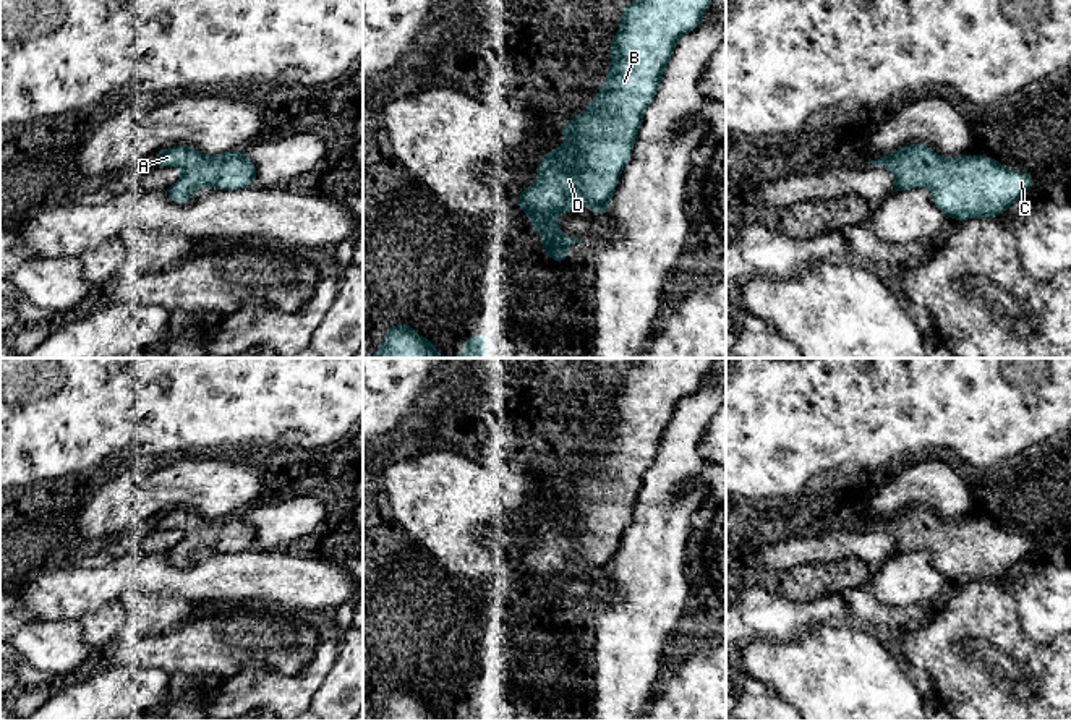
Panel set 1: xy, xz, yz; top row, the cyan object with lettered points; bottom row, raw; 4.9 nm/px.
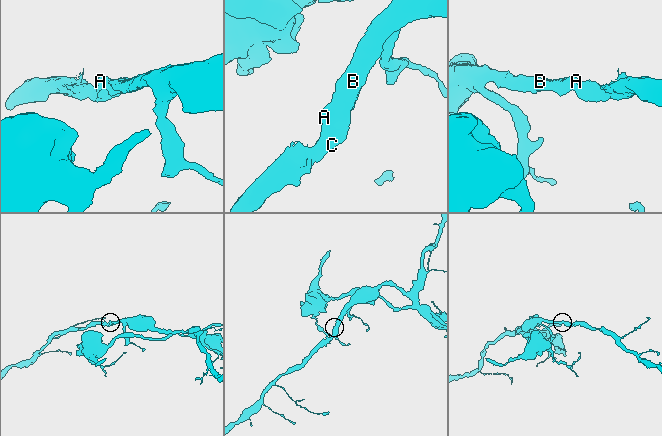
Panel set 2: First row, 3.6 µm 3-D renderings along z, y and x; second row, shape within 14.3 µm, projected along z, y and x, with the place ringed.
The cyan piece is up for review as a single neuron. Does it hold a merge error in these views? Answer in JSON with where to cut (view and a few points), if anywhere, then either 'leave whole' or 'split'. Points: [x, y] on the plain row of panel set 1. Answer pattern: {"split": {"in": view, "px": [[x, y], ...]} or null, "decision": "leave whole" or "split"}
{"split": null, "decision": "leave whole"}

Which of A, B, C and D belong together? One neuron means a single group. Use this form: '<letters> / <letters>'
A B C D

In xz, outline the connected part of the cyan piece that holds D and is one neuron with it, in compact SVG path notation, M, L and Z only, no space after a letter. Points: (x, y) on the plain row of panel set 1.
M640 358L637 365L621 371L622 387L611 405L612 423L604 449L585 475L557 491L569 504L540 520L538 546L522 552L518 559L518 572L530 578L530 585L543 601L543 616L548 616L553 624L565 625L565 612L583 603L557 591L553 583L557 577L569 577L575 569L608 577L608 564L632 520L643 475L659 450L671 416L681 399L700 389L702 376L711 365L713 358Z

